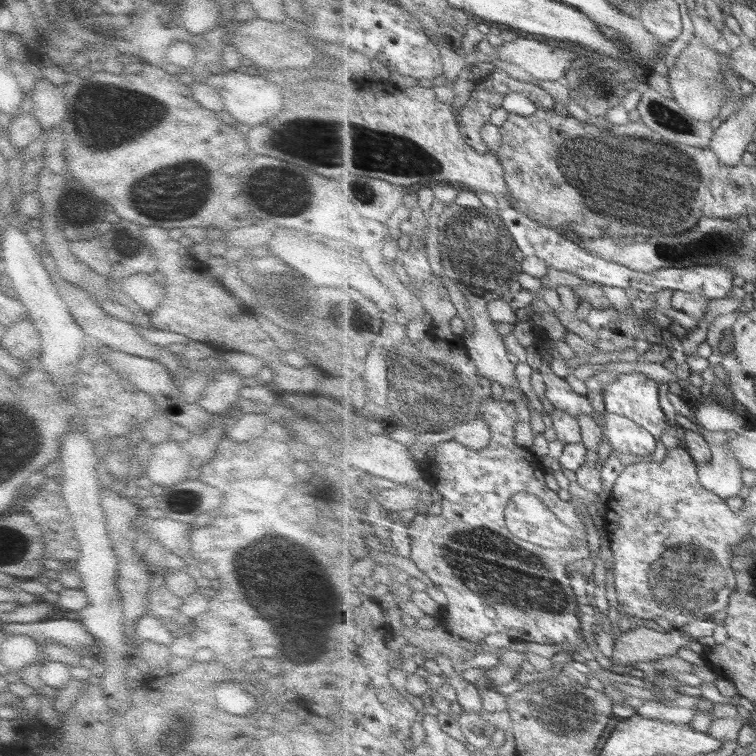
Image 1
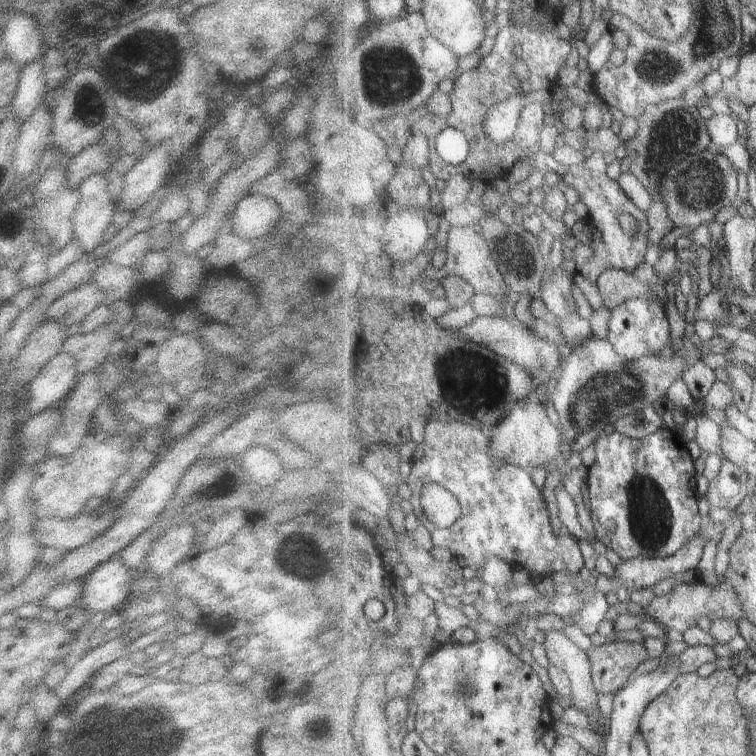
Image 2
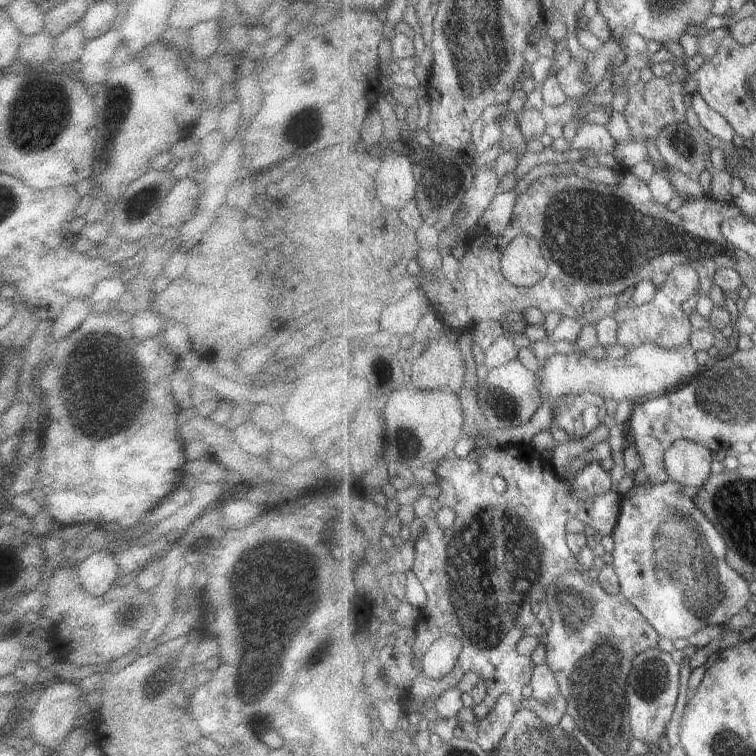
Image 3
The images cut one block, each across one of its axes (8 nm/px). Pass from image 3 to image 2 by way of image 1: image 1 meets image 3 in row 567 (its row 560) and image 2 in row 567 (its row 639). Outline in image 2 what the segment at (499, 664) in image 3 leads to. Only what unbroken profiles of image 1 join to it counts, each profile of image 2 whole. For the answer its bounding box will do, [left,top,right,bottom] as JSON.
[407,419,584,578]

